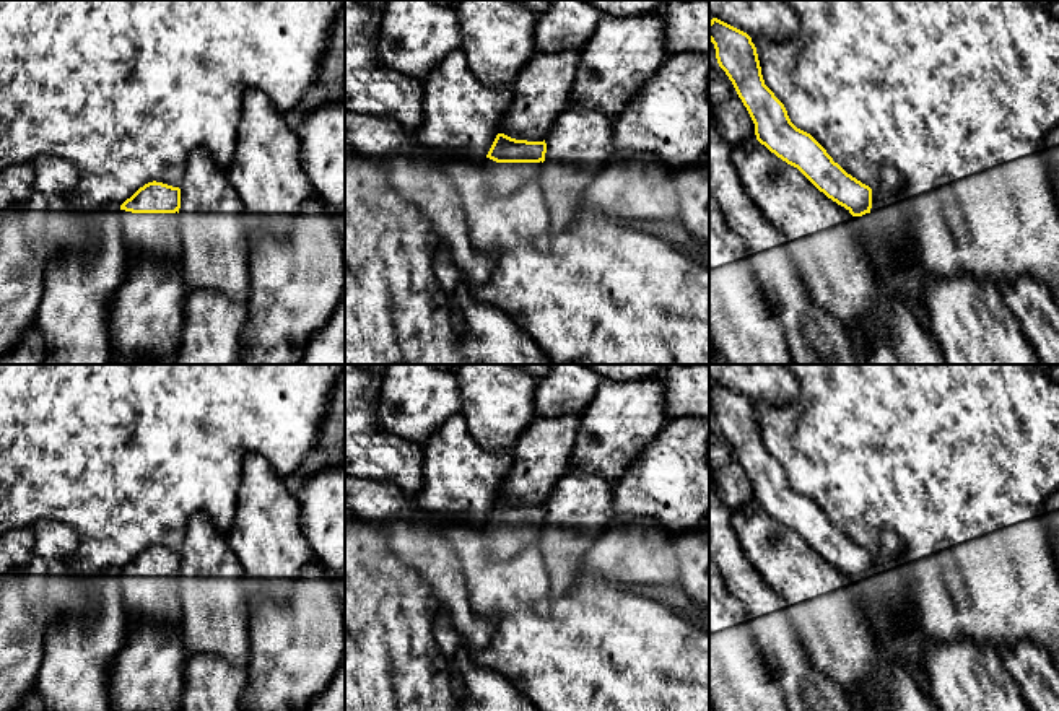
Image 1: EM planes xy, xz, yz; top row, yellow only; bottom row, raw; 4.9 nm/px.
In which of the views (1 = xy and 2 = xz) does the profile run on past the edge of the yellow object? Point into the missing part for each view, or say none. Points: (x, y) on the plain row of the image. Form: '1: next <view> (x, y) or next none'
1: next xy (155, 599)
2: next xz (503, 544)

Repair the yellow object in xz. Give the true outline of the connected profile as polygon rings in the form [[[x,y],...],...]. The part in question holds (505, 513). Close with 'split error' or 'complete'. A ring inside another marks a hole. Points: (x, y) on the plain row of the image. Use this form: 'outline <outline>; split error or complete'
outline [[[498,498],[482,526],[488,555],[496,561],[509,561],[524,548],[537,545],[545,517],[545,504],[527,506]]]; split error

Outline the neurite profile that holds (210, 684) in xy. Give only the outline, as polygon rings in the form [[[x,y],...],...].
[[[208,652],[189,654],[184,667],[184,690],[179,711],[242,711],[241,696],[249,667],[231,665],[223,657]]]

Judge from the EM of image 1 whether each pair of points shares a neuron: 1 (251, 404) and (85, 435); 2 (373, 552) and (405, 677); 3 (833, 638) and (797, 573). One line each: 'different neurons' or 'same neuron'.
1: same neuron
2: same neuron
3: same neuron

